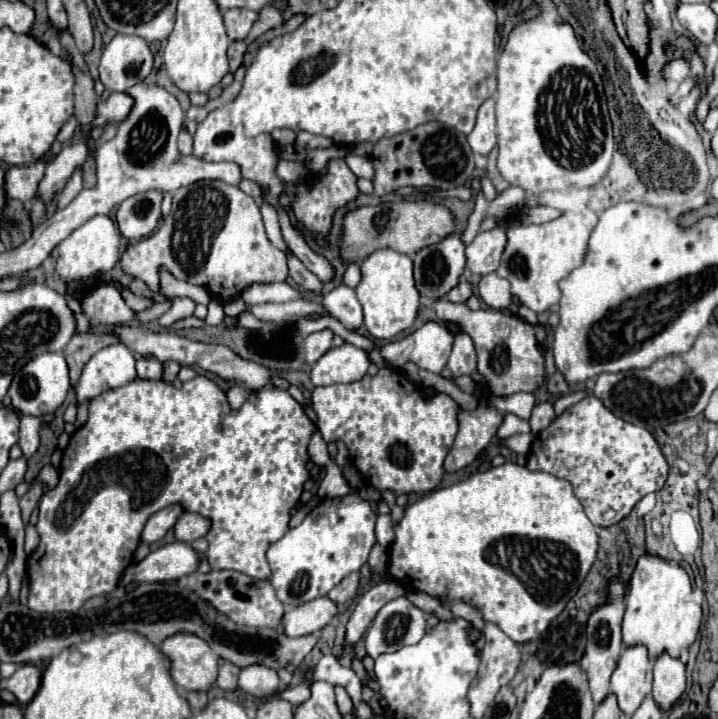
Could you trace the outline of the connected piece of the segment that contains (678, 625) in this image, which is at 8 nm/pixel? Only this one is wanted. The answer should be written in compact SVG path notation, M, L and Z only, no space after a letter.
M647 553L639 557L629 585L631 589L625 597L623 643L645 645L651 659L663 651L671 657L679 657L681 651L695 641L701 625L701 607L691 599L691 579L687 571L663 557Z

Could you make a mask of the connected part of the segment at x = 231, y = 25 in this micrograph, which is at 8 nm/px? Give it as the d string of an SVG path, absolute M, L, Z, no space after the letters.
M227 9L223 13L225 25L227 25L227 35L229 39L245 39L255 21L259 19L259 13L251 9Z

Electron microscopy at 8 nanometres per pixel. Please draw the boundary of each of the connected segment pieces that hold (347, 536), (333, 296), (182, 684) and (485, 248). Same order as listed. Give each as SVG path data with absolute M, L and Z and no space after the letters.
M355 493L322 500L312 516L313 519L307 517L299 527L289 529L267 551L267 561L273 573L271 583L279 601L287 605L303 605L327 595L343 577L359 571L367 563L369 551L377 543L377 513L371 509L369 501Z
M339 285L333 291L329 291L327 295L317 297L317 301L325 307L325 311L339 319L349 331L355 331L361 321L363 321L363 313L361 313L361 303L355 297L355 291L349 289L347 285Z
M175 633L175 635L167 637L161 643L159 651L169 659L169 663L171 663L169 673L179 689L207 691L211 687L211 683L217 679L219 657L215 657L215 653L211 653L211 647L201 637L195 637L193 633Z
M495 227L489 231L481 231L471 245L467 245L467 269L471 273L487 275L499 267L501 253L505 249L505 229Z

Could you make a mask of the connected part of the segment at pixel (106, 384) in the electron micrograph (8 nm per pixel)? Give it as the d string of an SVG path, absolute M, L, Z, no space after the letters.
M109 345L97 351L85 365L79 383L75 385L77 403L91 401L99 393L109 389L119 389L137 379L135 357L123 345Z

